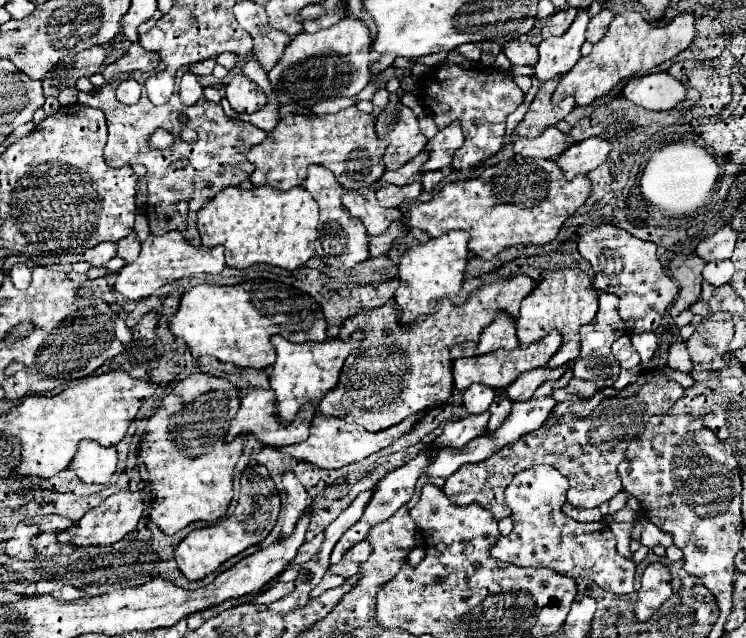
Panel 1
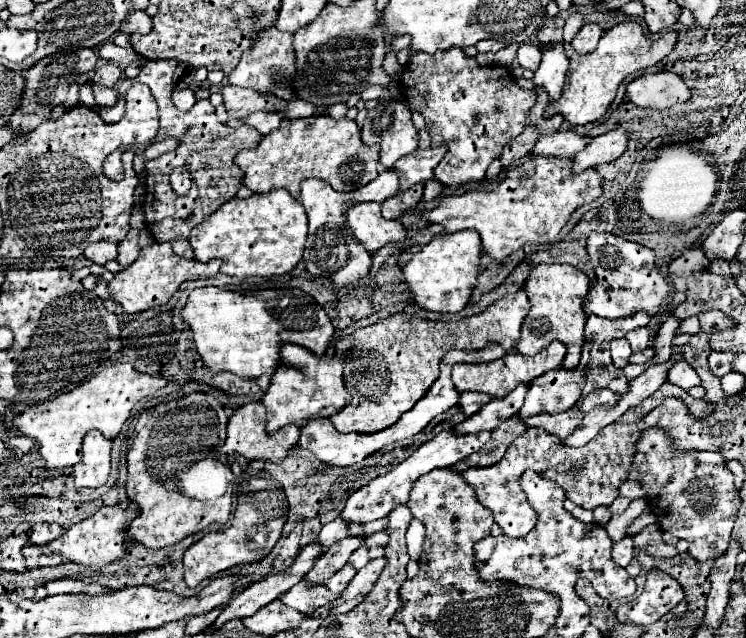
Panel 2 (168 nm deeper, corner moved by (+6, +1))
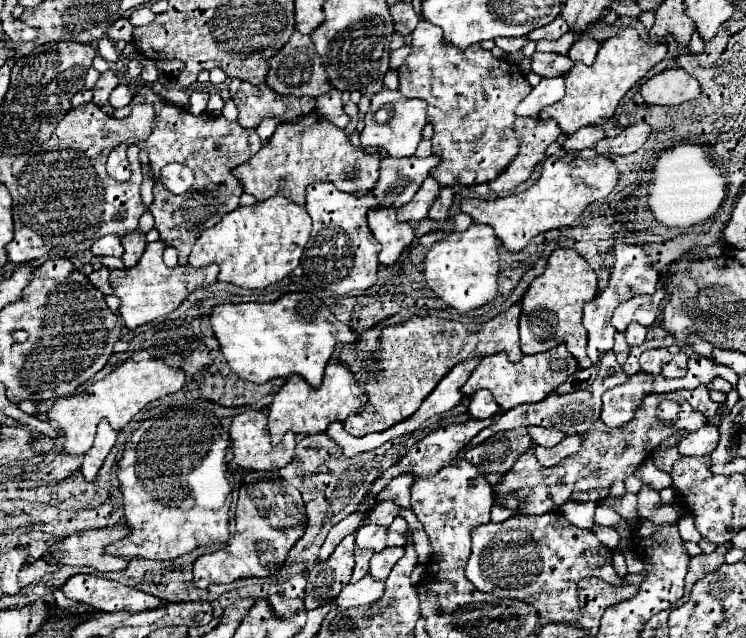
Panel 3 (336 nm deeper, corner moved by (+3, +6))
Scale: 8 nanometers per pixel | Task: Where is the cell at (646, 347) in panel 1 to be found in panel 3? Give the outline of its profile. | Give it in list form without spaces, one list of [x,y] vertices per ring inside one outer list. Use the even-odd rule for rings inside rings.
[[[632,322],[628,328],[626,328],[626,340],[628,340],[628,344],[630,346],[640,346],[644,340],[646,340],[646,332],[648,332],[648,328],[646,326],[642,326],[642,324],[638,324],[638,322]]]

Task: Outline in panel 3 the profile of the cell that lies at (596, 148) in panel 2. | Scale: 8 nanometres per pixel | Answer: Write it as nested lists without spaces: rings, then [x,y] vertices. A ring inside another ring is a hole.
[[[634,124],[634,126],[628,126],[628,128],[622,128],[620,134],[616,136],[610,136],[610,138],[602,138],[594,150],[596,154],[620,154],[620,156],[626,156],[626,154],[632,154],[636,152],[648,138],[650,134],[650,126],[648,124]]]

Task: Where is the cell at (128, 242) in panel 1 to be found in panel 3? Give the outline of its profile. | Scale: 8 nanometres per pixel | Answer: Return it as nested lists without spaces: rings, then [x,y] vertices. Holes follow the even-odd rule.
[[[134,230],[134,232],[126,234],[126,236],[122,238],[122,246],[124,246],[124,254],[122,254],[124,266],[126,266],[126,268],[132,268],[132,266],[140,260],[140,256],[142,256],[142,252],[144,252],[144,248],[146,248],[144,232]]]

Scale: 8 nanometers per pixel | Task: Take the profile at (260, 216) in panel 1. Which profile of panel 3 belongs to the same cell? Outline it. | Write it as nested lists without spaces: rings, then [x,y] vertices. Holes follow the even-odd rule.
[[[276,194],[266,202],[238,206],[236,210],[224,214],[216,226],[198,236],[188,262],[194,268],[216,262],[220,266],[218,280],[252,290],[266,288],[268,284],[288,276],[300,264],[310,232],[312,220],[304,206],[298,206],[282,194]]]

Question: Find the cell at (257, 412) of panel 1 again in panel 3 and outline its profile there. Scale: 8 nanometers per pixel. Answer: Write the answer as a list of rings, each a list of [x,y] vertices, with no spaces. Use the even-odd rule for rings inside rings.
[[[246,410],[244,414],[234,416],[230,424],[230,440],[232,440],[232,464],[244,470],[274,470],[274,468],[284,468],[292,462],[294,456],[294,446],[296,446],[296,434],[288,432],[282,442],[276,446],[270,444],[268,436],[267,412],[266,410]]]

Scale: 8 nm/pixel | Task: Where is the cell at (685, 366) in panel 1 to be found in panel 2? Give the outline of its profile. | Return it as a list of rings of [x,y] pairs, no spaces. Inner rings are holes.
[[[685,359],[675,361],[673,369],[669,371],[669,383],[677,385],[677,387],[681,387],[685,391],[689,391],[691,387],[697,387],[699,381],[701,381],[699,375],[689,367],[689,363]]]

